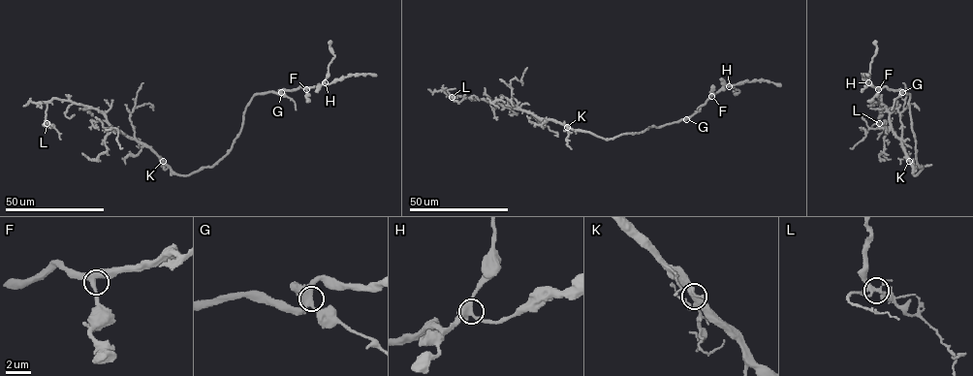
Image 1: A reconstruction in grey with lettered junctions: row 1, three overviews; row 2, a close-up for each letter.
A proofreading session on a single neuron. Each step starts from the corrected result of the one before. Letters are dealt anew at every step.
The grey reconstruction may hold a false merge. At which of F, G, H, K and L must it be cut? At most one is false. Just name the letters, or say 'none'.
none

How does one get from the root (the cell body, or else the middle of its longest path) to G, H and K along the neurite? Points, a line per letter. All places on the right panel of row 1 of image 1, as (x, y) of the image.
G: (921, 168), (916, 161), (910, 95), (902, 92)
H: (921, 168), (916, 161), (910, 95), (905, 91), (901, 94), (899, 89), (867, 85), (868, 82)
K: (921, 168), (915, 175), (909, 161)

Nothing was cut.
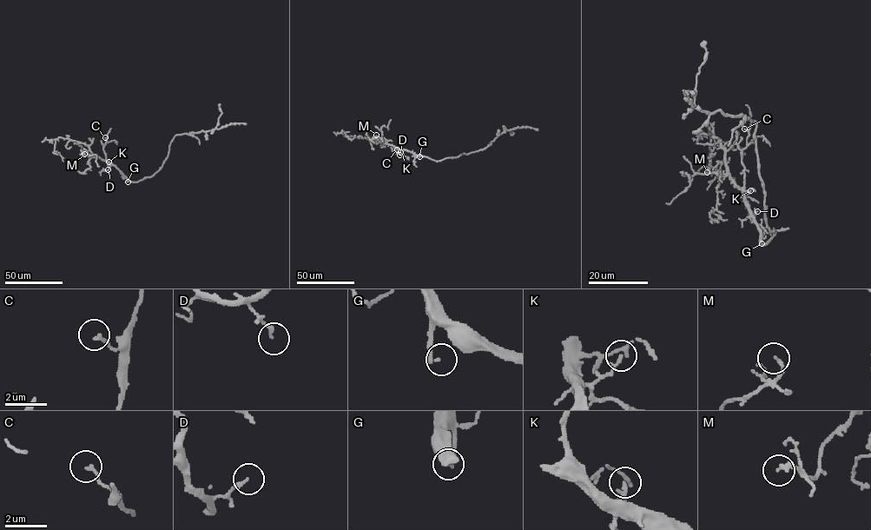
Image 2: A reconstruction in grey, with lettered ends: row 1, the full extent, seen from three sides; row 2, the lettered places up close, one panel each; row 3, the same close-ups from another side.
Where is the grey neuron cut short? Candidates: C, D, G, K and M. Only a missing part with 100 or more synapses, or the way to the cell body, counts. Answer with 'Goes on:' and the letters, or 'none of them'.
Goes on: G

